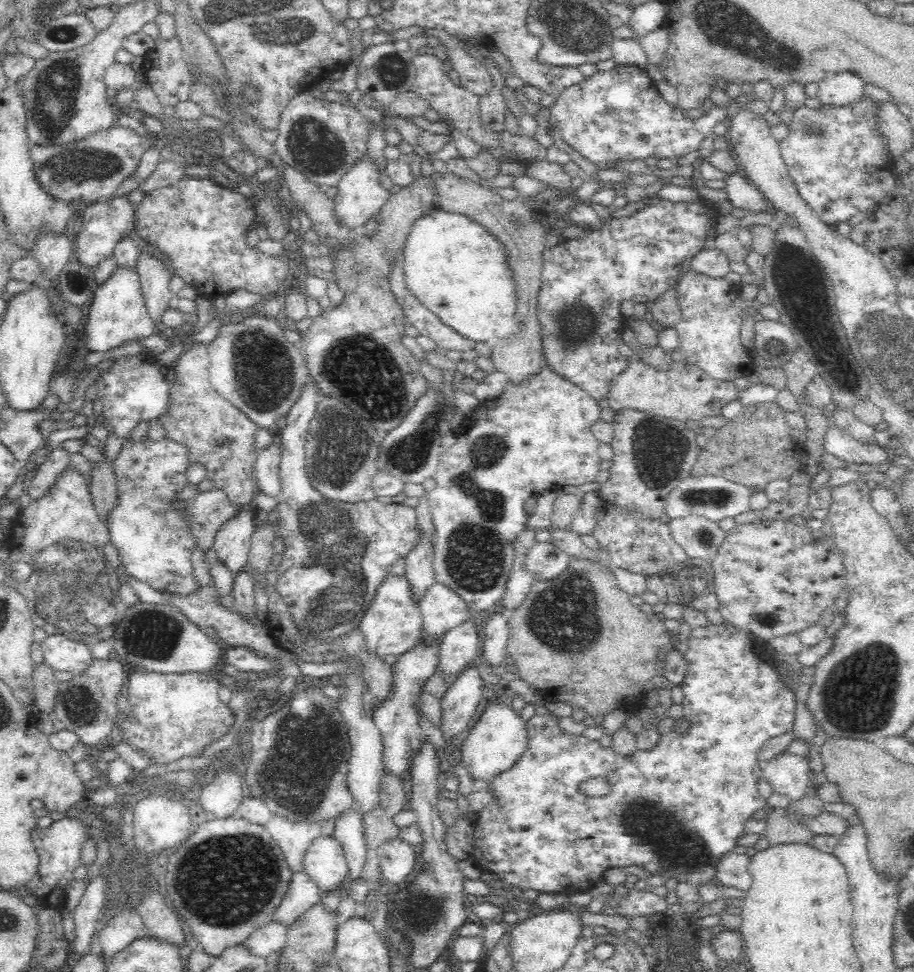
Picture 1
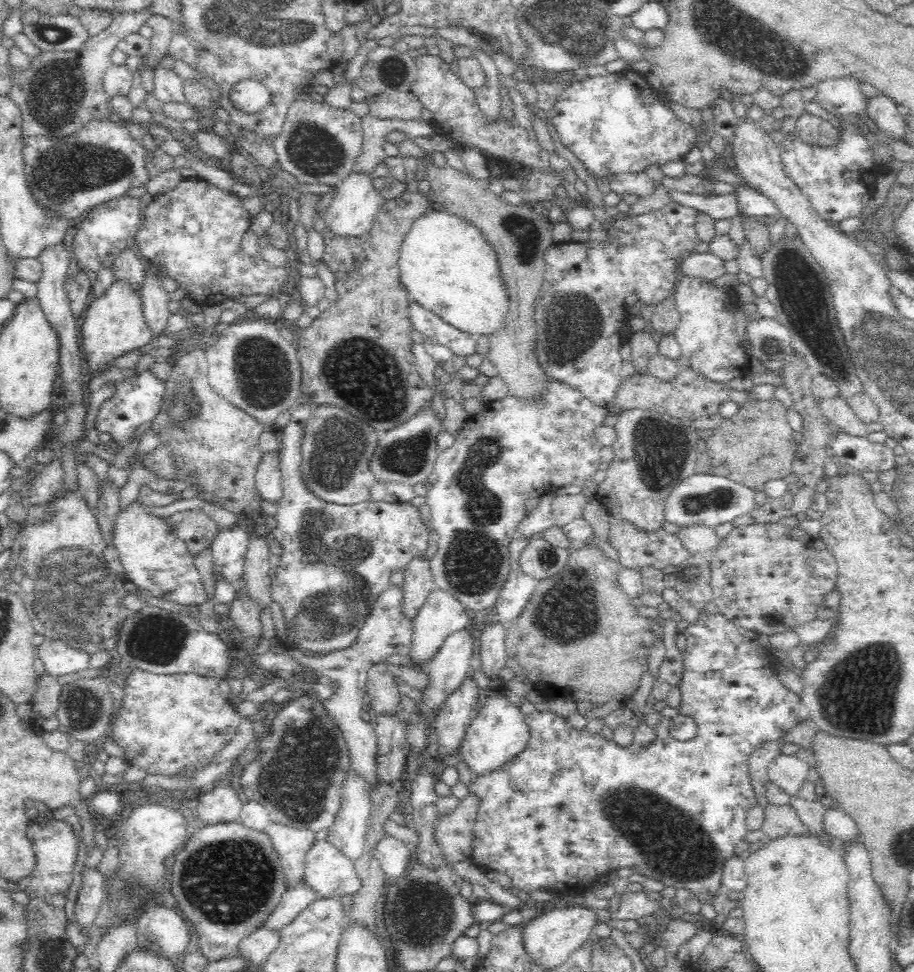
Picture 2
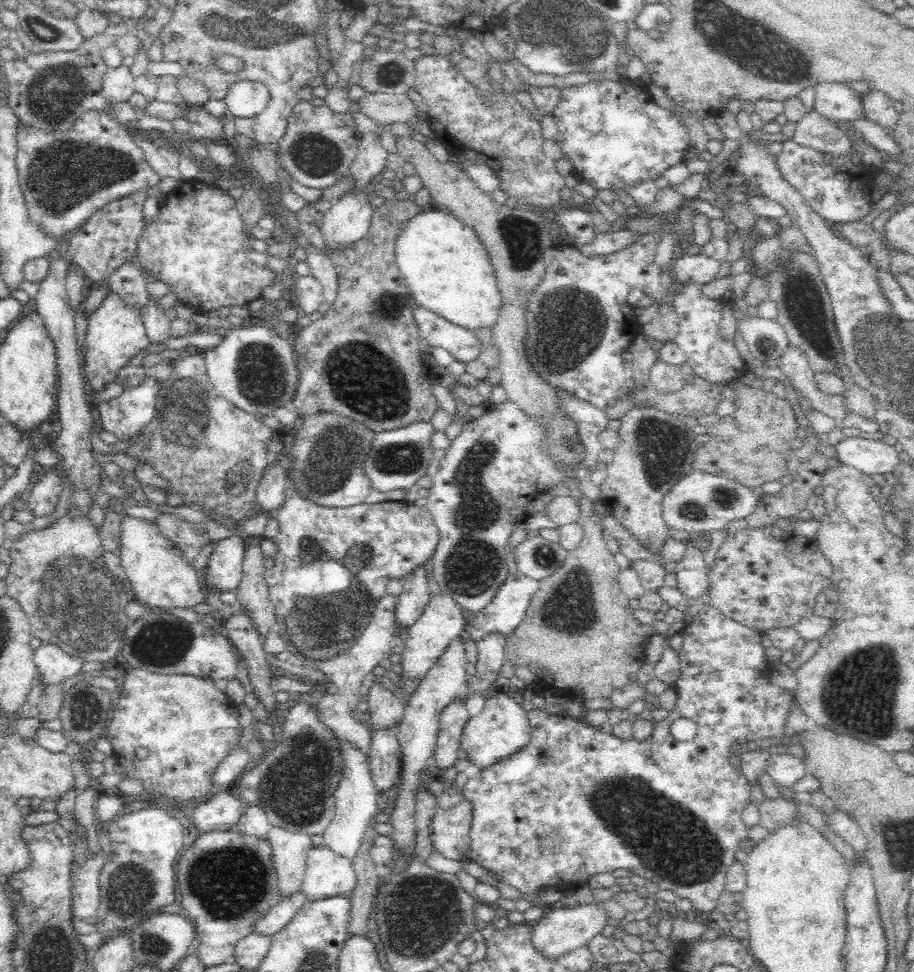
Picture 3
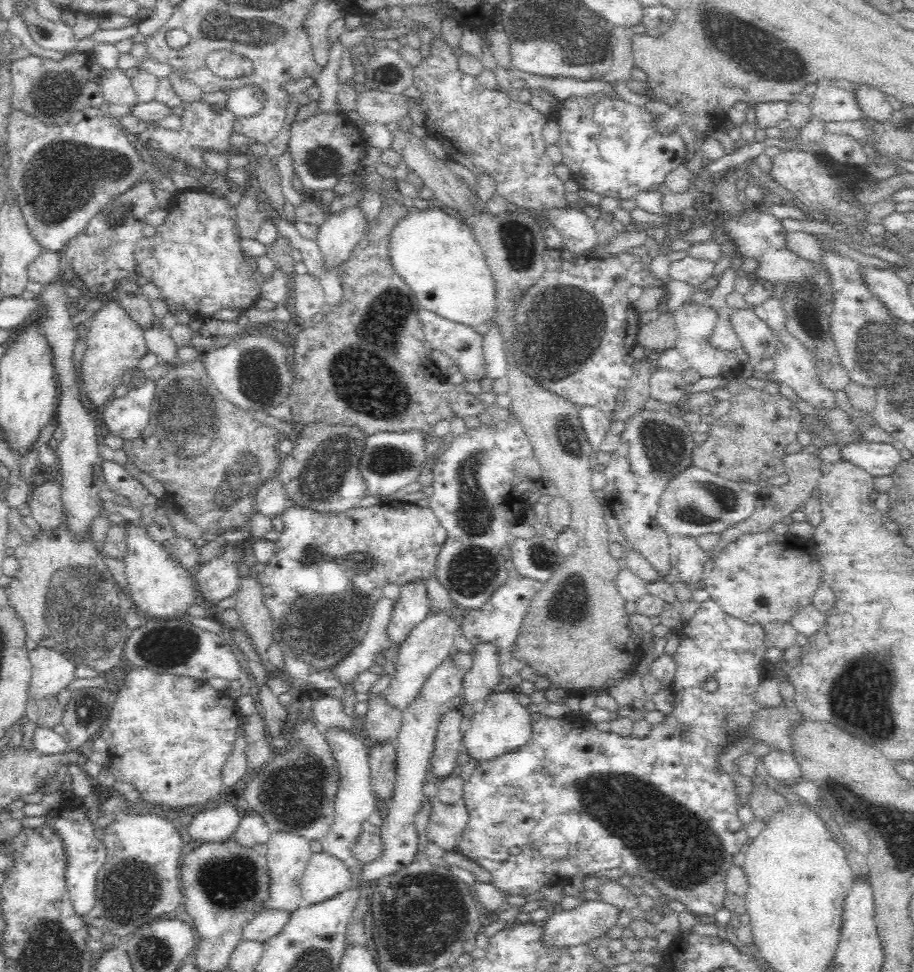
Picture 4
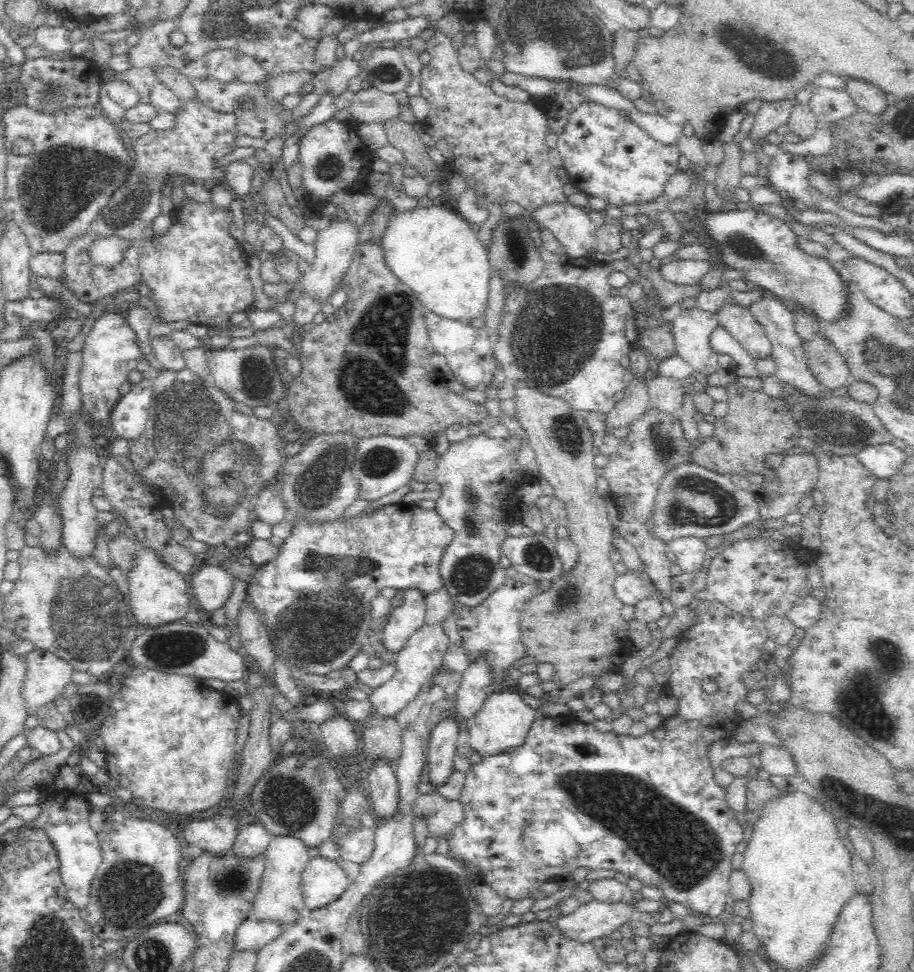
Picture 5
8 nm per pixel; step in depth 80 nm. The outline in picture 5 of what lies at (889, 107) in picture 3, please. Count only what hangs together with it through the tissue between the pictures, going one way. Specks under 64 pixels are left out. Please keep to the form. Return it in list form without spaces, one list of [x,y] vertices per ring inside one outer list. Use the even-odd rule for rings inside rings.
[[[842,76],[842,79],[844,80],[843,89],[850,95],[857,108],[863,108],[870,112],[880,112],[882,108],[886,108],[887,92],[881,87],[864,78]]]

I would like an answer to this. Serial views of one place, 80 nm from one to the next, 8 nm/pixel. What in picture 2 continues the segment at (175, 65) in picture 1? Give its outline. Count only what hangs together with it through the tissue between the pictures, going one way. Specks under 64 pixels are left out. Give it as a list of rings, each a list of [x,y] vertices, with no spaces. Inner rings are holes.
[[[166,55],[164,62],[153,68],[155,87],[152,95],[159,102],[184,103],[186,97],[182,91],[182,78],[170,69],[173,62],[172,57]]]

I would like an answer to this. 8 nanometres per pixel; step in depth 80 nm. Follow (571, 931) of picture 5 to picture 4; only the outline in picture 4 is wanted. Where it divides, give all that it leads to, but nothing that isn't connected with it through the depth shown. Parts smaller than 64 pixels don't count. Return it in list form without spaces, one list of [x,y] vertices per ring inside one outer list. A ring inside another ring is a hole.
[[[600,899],[582,900],[573,909],[550,916],[544,922],[545,934],[549,935],[549,944],[558,947],[589,944],[617,926],[622,910],[624,908]]]

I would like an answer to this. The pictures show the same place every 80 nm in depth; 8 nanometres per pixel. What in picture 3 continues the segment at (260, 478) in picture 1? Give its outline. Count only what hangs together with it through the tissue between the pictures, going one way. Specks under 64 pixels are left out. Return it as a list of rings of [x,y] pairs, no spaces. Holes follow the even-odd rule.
[[[278,463],[274,466],[271,465],[257,488],[255,500],[260,504],[260,510],[264,510],[268,514],[272,510],[280,510],[286,500],[286,489],[287,484],[283,468]]]

